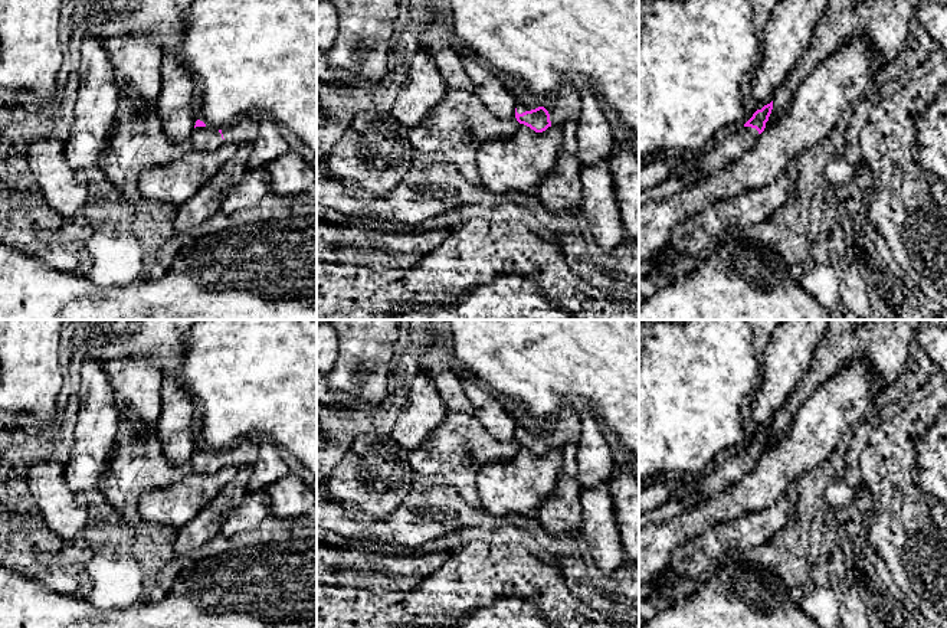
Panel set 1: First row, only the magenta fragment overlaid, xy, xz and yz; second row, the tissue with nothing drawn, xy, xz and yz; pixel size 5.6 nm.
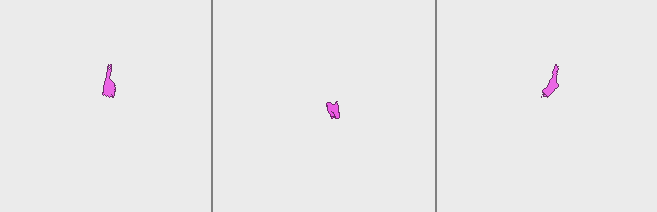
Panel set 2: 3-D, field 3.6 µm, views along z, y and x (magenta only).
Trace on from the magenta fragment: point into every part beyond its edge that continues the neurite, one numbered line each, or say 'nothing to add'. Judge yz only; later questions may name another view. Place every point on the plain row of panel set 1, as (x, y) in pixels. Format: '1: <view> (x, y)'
1: yz (718, 478)

